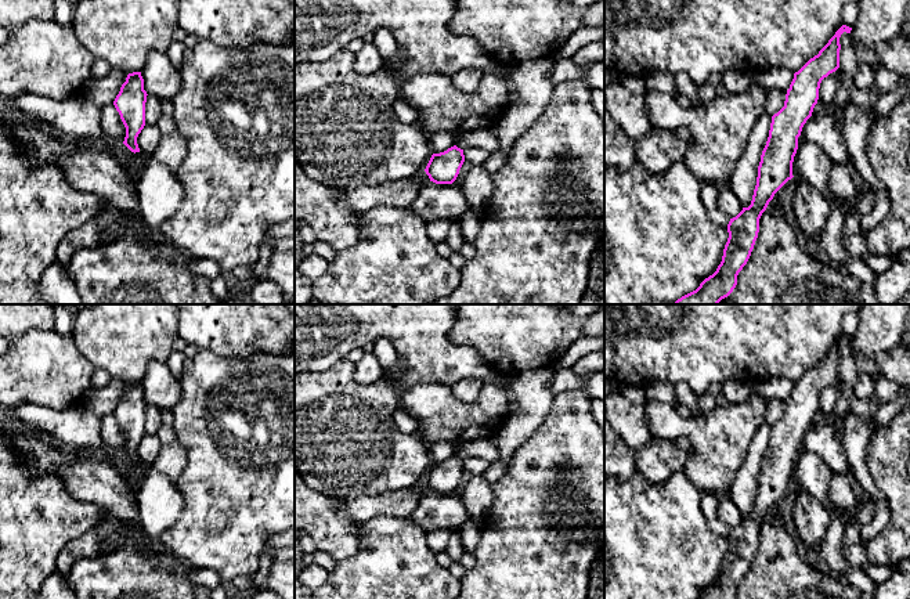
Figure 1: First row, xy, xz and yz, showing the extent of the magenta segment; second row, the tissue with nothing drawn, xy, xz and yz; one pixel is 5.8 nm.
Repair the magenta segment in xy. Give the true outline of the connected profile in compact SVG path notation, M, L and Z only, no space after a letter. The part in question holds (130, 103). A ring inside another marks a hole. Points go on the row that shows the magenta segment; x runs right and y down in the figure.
M133 72L127 75L126 82L122 84L113 101L126 127L123 144L134 154L140 152L137 137L145 126L147 95L141 72Z

